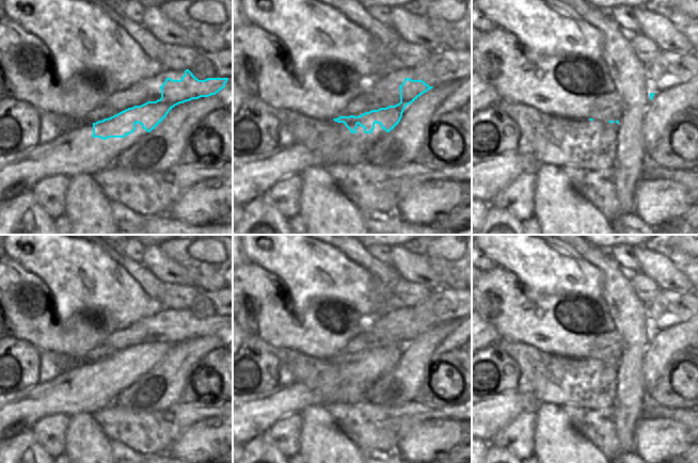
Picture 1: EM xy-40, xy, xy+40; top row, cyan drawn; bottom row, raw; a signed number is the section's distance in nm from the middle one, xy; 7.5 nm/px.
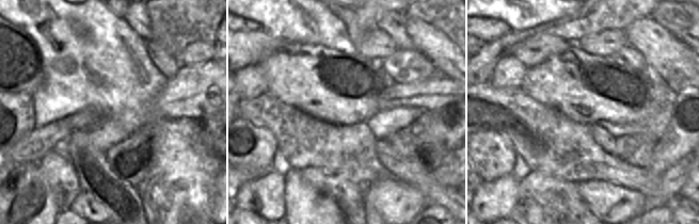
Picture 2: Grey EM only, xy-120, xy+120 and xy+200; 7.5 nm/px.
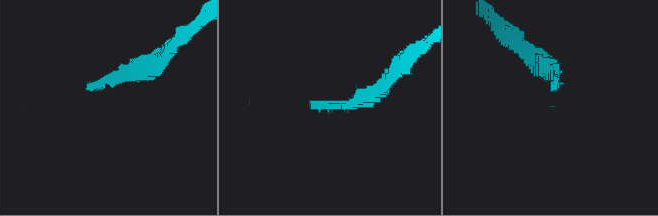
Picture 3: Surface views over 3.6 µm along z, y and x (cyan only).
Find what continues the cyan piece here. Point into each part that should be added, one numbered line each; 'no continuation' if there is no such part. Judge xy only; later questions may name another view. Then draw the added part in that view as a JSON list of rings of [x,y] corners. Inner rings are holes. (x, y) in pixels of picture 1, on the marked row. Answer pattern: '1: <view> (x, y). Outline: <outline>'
no continuation.

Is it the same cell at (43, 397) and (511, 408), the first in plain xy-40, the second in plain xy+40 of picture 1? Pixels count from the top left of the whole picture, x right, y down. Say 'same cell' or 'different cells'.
same cell

